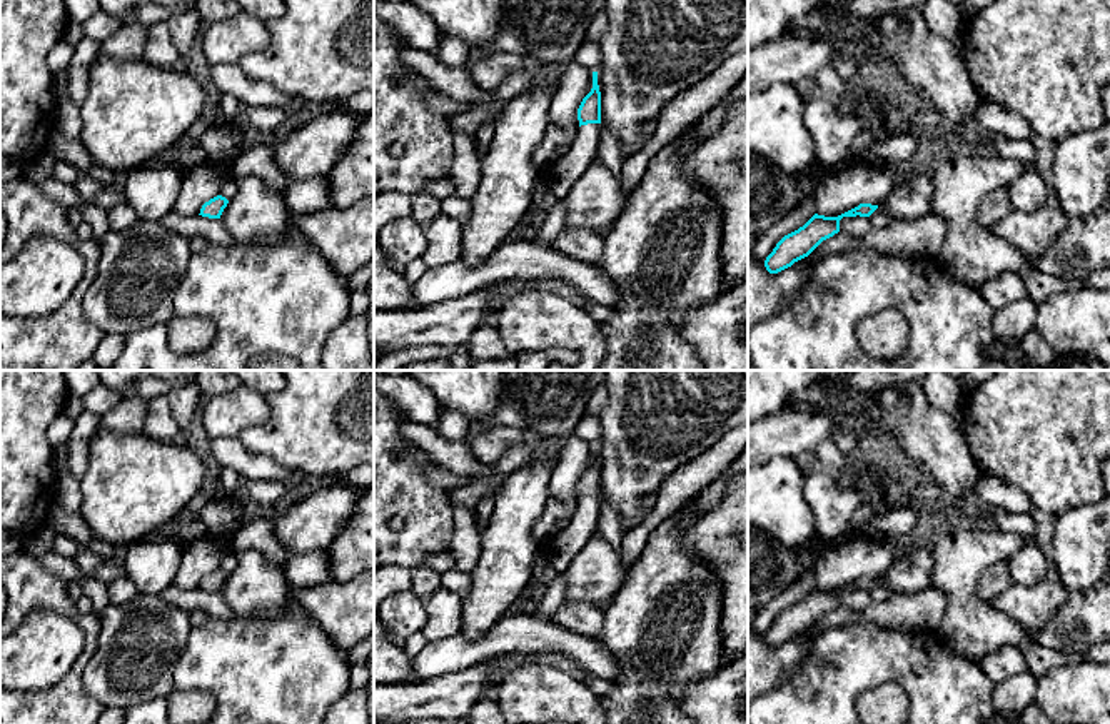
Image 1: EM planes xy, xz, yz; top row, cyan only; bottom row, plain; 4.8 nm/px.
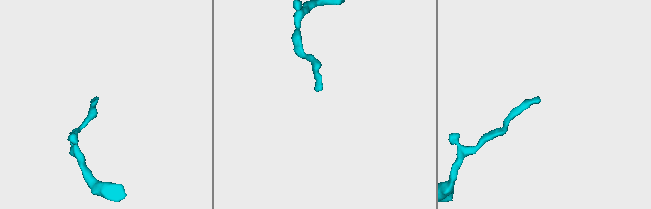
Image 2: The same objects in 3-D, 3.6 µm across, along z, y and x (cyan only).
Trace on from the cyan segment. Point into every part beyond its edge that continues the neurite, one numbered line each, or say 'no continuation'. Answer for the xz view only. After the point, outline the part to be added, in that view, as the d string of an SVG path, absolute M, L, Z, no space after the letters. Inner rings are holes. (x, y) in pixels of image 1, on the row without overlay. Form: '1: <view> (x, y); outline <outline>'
1: xz (561, 549); outline M599 497L581 499L568 525L546 546L549 567L558 574L574 561L578 549L598 534Z

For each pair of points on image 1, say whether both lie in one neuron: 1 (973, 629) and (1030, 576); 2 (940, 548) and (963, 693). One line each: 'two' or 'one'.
1: two
2: two

